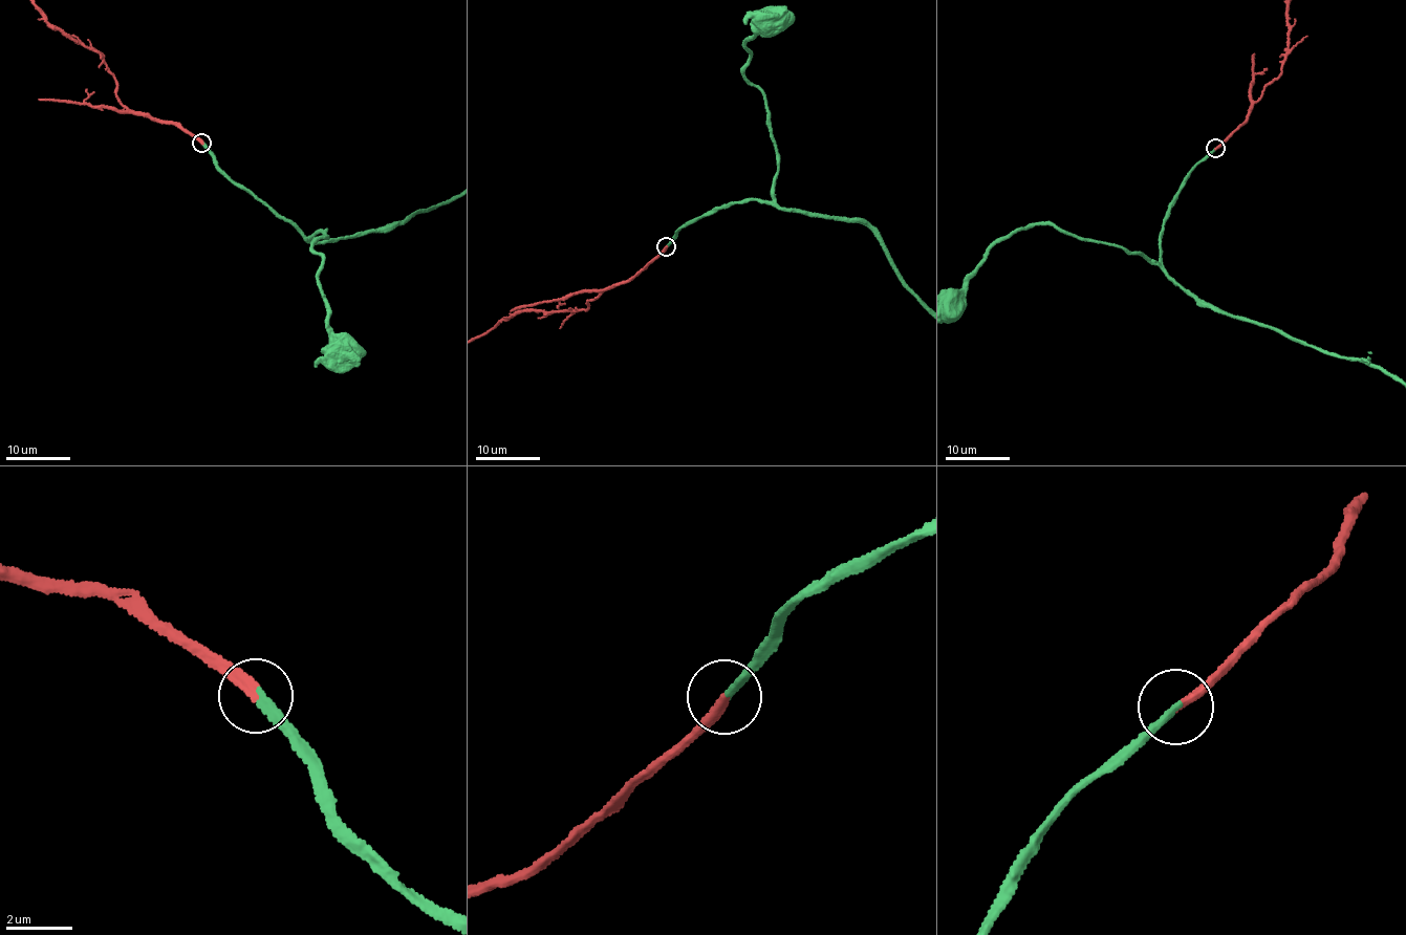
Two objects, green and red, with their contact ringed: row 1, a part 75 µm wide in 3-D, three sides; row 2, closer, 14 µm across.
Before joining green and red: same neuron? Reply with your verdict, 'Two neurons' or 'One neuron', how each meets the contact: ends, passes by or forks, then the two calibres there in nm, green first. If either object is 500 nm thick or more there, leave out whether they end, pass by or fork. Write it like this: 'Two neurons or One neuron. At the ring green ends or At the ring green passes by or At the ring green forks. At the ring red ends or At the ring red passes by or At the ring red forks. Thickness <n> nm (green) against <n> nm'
One neuron. At the ring green ends. At the ring red ends. Thickness 260 nm (green) against 280 nm

